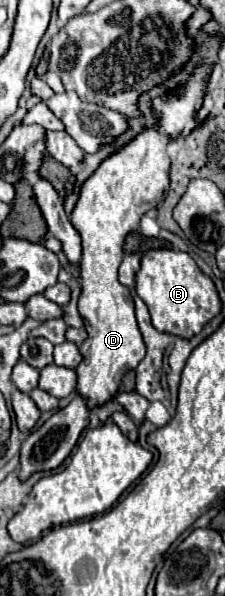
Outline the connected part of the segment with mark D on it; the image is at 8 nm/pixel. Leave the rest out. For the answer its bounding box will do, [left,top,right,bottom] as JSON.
[71,69,207,407]

